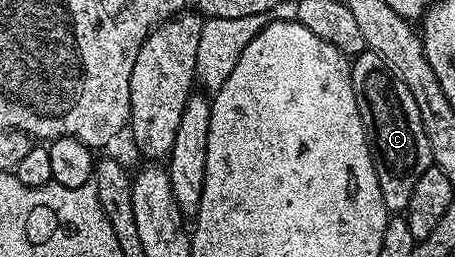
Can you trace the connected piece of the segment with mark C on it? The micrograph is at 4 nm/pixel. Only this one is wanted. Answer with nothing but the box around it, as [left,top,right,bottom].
[350,49,432,212]

